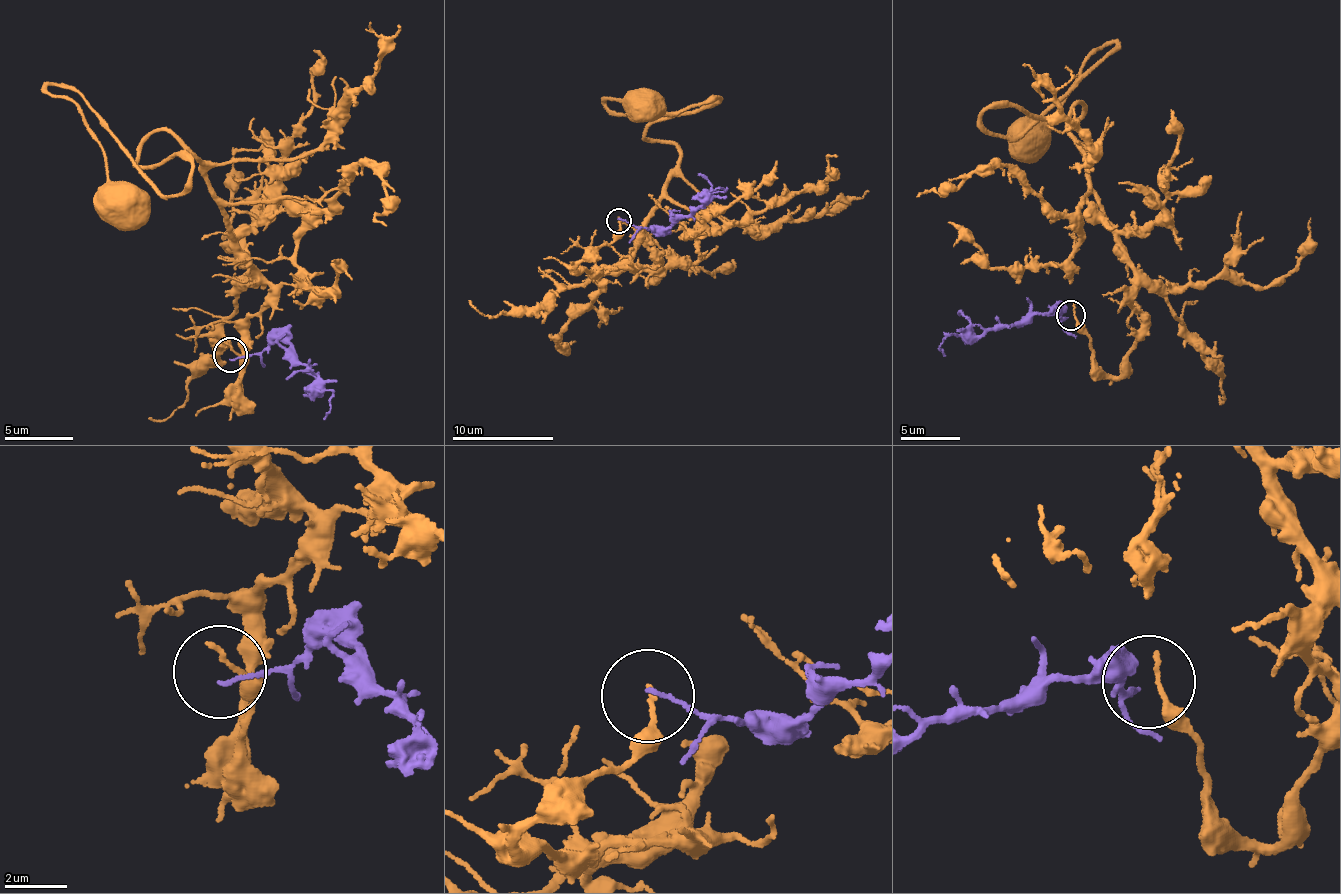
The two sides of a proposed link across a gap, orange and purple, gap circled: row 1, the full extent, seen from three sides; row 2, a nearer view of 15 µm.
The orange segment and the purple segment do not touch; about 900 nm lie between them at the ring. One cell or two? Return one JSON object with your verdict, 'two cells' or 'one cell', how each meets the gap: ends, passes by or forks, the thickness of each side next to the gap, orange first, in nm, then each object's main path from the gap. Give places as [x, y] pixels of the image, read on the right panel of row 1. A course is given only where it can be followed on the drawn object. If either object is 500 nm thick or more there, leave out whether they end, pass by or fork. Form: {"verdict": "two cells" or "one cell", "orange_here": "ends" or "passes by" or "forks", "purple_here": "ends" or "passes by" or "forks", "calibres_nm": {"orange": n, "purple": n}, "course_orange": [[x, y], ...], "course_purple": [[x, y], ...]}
{"verdict": "one cell", "orange_here": "ends", "purple_here": "ends", "calibres_nm": {"orange": 180, "purple": 110}, "course_orange": [[1074, 313], [1091, 363], [1115, 375], [1134, 341], [1133, 268], [1071, 136], [1081, 101], [1025, 137]], "course_purple": [[1069, 318], [1060, 318], [1055, 309], [963, 336], [950, 334], [941, 345], [946, 355]]}

